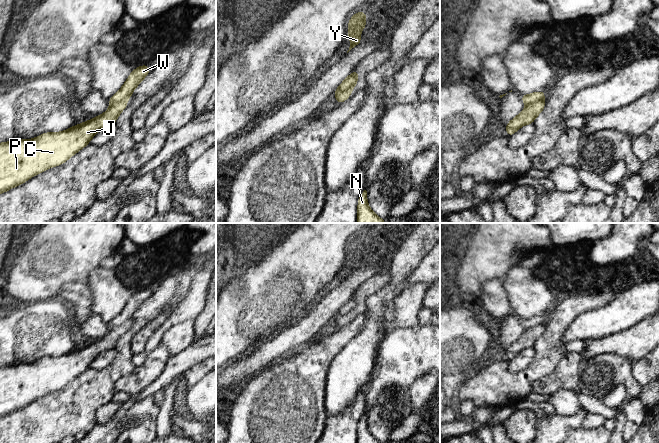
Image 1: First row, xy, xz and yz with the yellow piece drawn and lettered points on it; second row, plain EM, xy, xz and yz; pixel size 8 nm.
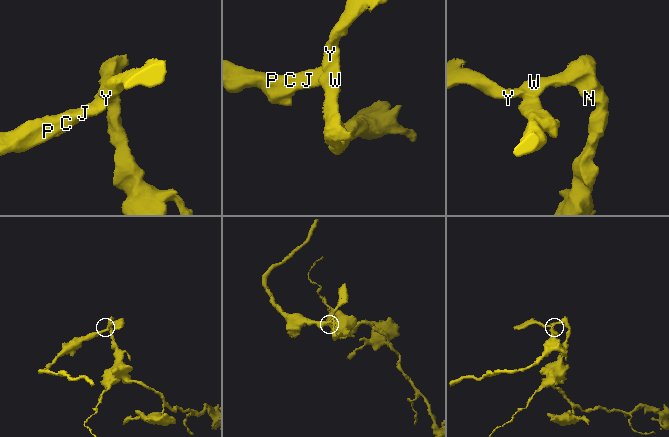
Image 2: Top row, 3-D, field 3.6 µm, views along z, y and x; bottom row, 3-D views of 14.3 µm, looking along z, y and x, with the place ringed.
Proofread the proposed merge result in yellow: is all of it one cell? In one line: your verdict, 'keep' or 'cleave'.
cleave

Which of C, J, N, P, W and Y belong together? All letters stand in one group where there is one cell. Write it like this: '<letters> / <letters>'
C J P / N W Y

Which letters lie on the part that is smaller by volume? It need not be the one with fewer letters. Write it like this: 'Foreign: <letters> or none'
Foreign: C, J, P

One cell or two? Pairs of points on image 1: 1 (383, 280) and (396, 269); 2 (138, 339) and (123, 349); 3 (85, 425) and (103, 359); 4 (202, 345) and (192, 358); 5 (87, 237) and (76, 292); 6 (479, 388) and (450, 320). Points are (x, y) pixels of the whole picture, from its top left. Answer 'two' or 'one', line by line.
1: two
2: two
3: two
4: one
5: two
6: two

